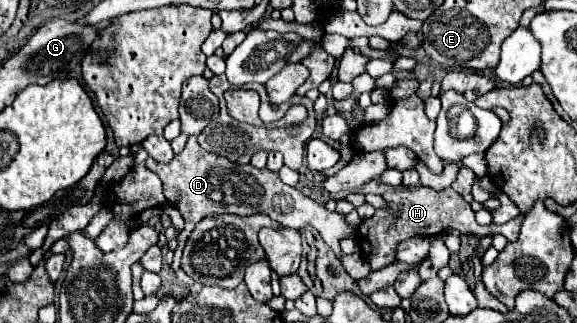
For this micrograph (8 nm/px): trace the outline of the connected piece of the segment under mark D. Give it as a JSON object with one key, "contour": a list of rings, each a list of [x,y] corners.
{"contour":[[[188,136],[184,150],[180,154],[176,154],[172,162],[162,166],[154,158],[148,158],[146,166],[160,176],[160,180],[164,182],[164,196],[168,198],[168,202],[172,206],[176,206],[180,210],[180,214],[184,218],[184,230],[178,234],[178,248],[174,250],[174,262],[172,262],[172,264],[176,264],[176,270],[180,270],[182,248],[184,248],[184,242],[188,240],[192,228],[202,218],[212,216],[212,214],[228,212],[228,214],[238,214],[238,216],[250,216],[250,214],[264,212],[272,220],[280,222],[282,226],[290,226],[290,228],[298,228],[298,230],[304,226],[312,226],[320,232],[322,240],[326,240],[326,244],[336,252],[336,256],[340,256],[340,238],[356,236],[356,230],[352,230],[344,222],[344,216],[340,216],[338,212],[328,212],[324,206],[320,206],[312,198],[304,196],[298,188],[284,184],[278,178],[278,174],[274,174],[272,170],[268,170],[268,168],[258,170],[252,164],[234,164],[234,162],[226,160],[224,156],[206,152],[198,146],[196,136]]]}

